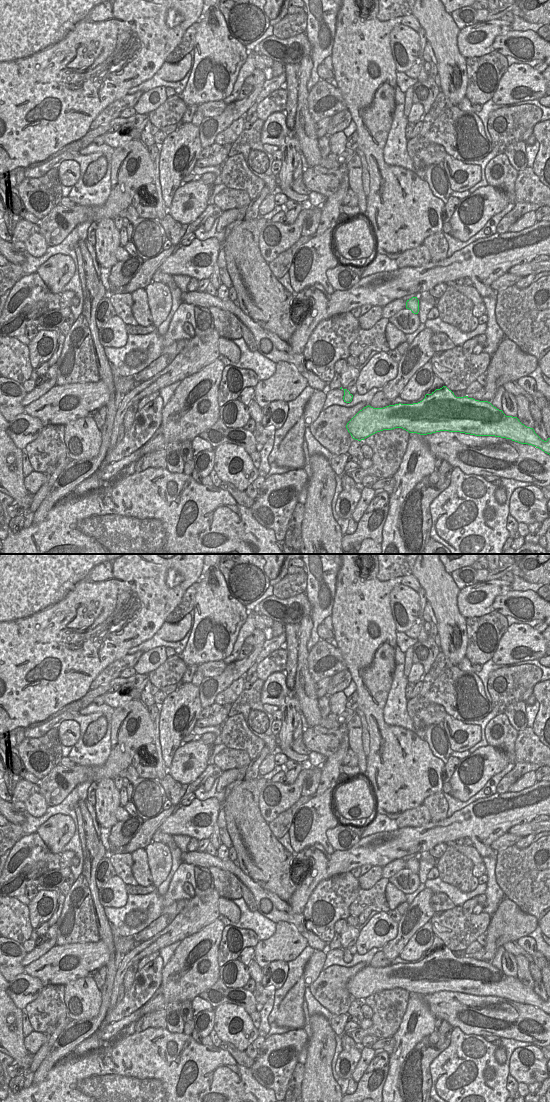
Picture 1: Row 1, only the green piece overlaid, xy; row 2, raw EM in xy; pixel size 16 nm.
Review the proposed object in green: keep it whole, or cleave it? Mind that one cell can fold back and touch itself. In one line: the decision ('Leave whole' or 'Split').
Leave whole

